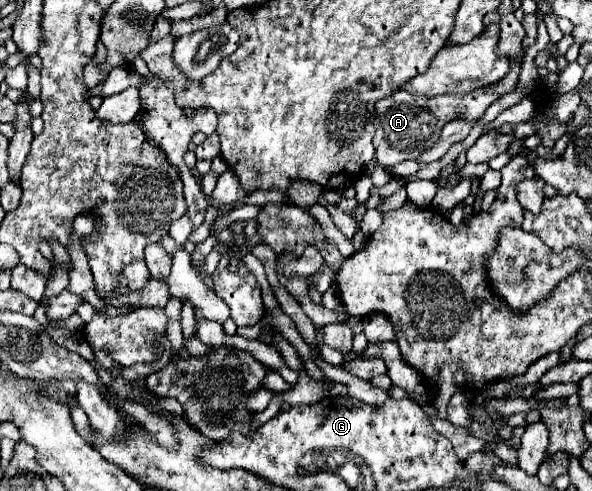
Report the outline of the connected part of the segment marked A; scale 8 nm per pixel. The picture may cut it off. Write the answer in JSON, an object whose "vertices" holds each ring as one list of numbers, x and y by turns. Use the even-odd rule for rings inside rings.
{"vertices":[[521,60,510,62,510,72,490,89,479,88,468,94,443,94,443,96,415,96,411,92,395,92,393,96,387,96,375,104,377,116,375,116,375,138,373,146,377,150,377,162,383,166,393,166,403,160,417,160,419,152,423,148,431,148,435,140,439,138,443,126,449,120,463,119,468,122,481,118,487,108,500,96,509,93,517,87,519,80]]}

